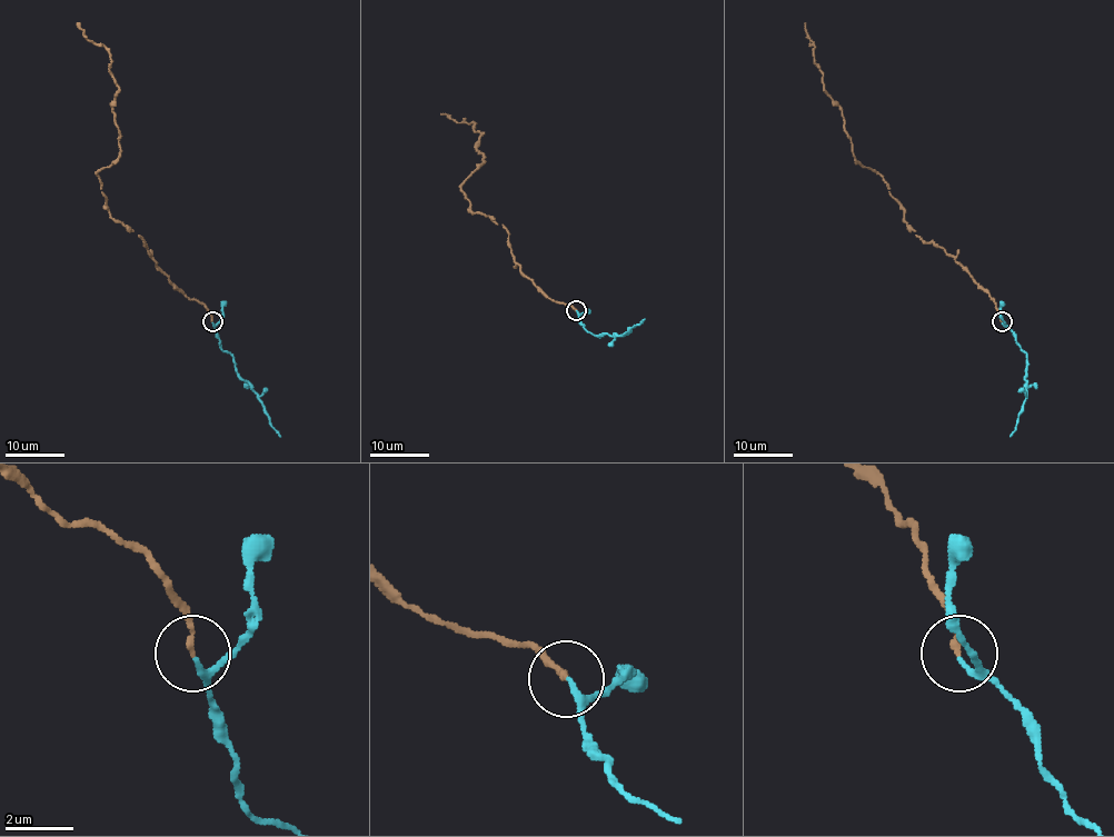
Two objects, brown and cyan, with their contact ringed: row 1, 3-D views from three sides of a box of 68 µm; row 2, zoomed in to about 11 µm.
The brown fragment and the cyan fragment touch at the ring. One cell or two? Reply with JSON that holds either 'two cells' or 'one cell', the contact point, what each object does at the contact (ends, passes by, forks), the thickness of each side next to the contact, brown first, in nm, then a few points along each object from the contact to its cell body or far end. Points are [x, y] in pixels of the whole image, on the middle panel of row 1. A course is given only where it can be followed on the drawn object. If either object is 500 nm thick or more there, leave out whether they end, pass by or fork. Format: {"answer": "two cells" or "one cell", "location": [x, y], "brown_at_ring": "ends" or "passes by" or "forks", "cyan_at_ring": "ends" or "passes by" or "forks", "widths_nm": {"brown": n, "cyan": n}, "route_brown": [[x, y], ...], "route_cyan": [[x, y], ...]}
{"answer": "one cell", "location": [576, 310], "brown_at_ring": "ends", "cyan_at_ring": "passes by", "widths_nm": {"brown": 180, "cyan": 140}, "route_brown": [[576, 311], [551, 300], [514, 260], [504, 226], [473, 211], [460, 188], [483, 162], [483, 132], [441, 115]], "route_cyan": [[576, 311], [585, 329], [597, 337], [623, 335], [645, 318]]}

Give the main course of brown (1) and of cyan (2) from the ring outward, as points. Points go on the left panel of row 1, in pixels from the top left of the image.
1: (212, 321), (139, 237), (111, 217), (97, 175), (119, 157), (119, 88), (110, 52), (77, 22)
2: (212, 322), (221, 348), (234, 357), (235, 370), (249, 384), (269, 424), (280, 436)

